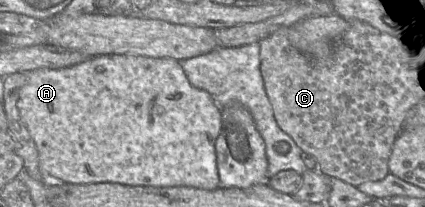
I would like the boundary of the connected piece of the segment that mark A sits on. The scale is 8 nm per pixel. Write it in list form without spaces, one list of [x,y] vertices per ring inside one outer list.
[[[128,54],[98,55],[66,68],[35,69],[29,72],[28,80],[20,90],[17,108],[35,142],[41,171],[49,180],[71,184],[117,183],[146,187],[186,186],[204,190],[215,190],[220,187],[215,141],[221,130],[221,108],[207,91],[196,88],[189,82],[179,61],[174,58]]]

